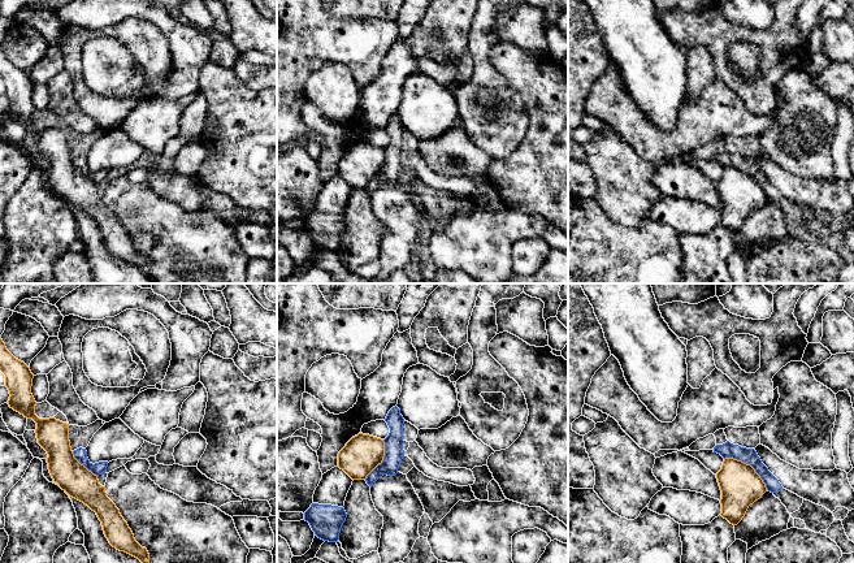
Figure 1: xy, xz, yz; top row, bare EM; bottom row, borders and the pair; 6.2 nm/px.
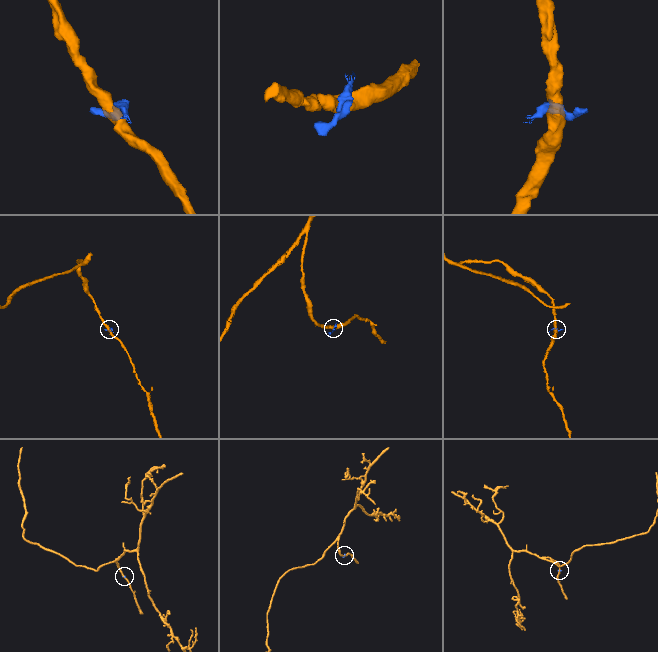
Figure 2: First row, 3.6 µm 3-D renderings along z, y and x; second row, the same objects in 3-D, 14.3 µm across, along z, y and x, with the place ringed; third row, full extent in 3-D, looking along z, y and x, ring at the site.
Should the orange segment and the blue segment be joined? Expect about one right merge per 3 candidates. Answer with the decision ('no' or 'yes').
no

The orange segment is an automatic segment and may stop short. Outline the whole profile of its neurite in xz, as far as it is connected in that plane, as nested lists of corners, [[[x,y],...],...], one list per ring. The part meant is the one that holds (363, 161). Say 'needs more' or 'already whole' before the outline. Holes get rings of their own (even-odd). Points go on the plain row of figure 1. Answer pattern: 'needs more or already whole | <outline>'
already whole | [[[359,142],[338,163],[338,176],[352,189],[365,189],[382,172],[385,151],[381,147]]]

